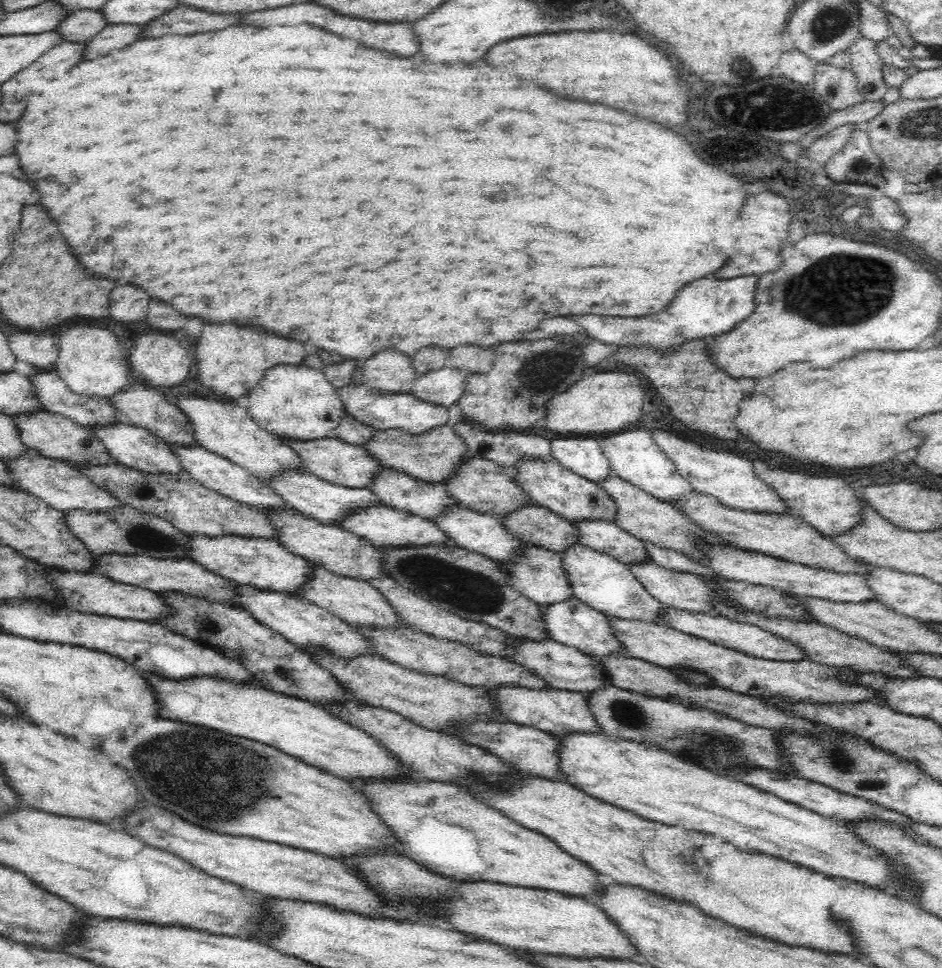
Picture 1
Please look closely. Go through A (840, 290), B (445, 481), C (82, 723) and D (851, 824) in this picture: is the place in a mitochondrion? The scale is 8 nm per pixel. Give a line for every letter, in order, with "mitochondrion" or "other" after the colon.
A: mitochondrion
B: other
C: other
D: other

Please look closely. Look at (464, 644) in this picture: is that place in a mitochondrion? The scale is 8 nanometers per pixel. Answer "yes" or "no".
no

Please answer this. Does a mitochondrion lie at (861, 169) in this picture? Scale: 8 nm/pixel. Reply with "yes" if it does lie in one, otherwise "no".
yes

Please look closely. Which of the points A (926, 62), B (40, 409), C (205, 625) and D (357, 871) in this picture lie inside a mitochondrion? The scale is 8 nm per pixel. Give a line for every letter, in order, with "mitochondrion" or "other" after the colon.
A: other
B: other
C: mitochondrion
D: other

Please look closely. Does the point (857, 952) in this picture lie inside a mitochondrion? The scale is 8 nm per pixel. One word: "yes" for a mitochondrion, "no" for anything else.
no

